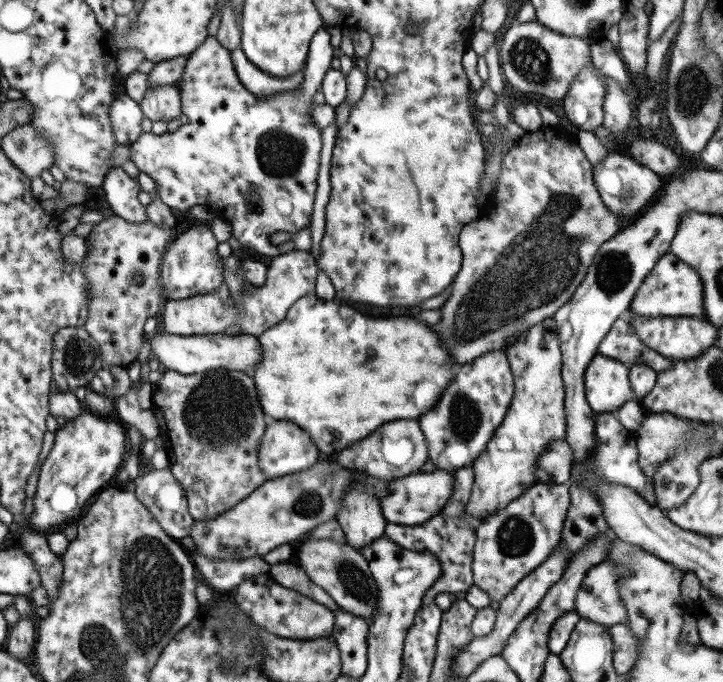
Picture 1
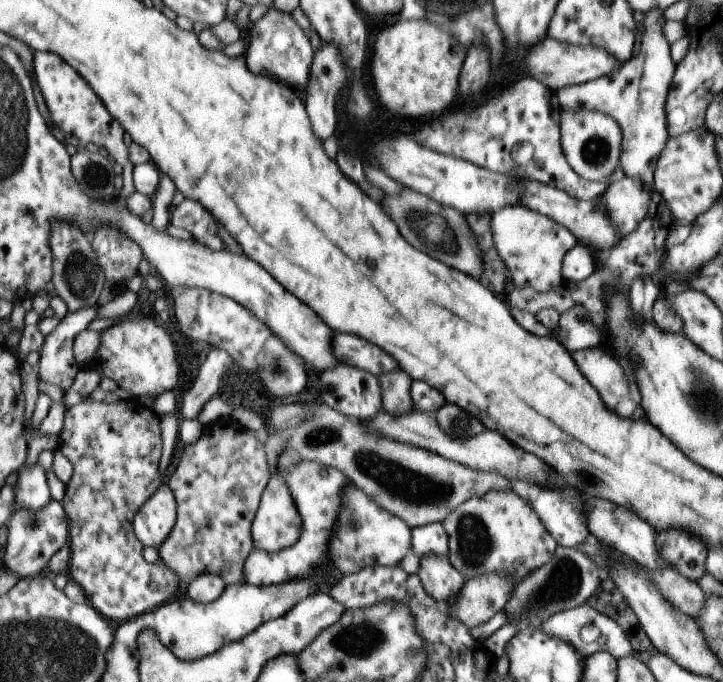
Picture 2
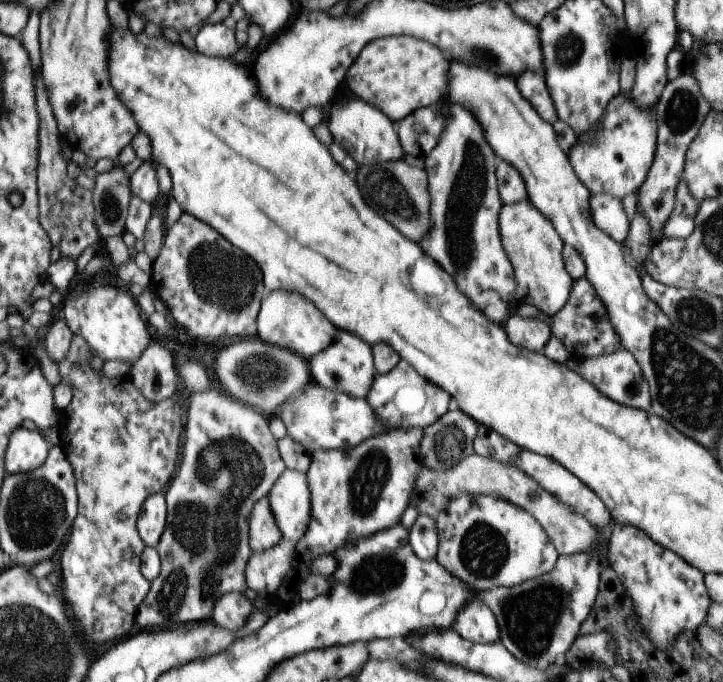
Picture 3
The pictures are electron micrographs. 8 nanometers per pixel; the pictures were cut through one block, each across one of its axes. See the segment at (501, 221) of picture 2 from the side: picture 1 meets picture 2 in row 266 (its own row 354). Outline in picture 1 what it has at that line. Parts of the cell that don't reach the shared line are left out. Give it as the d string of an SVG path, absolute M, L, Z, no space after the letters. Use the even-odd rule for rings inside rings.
M549 317L530 326L521 334L516 335L516 340L511 345L504 345L502 349L512 374L514 391L501 424L493 431L485 448L470 465L474 472L474 479L469 500L463 509L462 518L473 525L482 520L486 514L503 508L517 499L528 487L534 484L534 472L538 456L546 450L550 442L562 440L566 431L564 388L560 375L562 365L554 320Z

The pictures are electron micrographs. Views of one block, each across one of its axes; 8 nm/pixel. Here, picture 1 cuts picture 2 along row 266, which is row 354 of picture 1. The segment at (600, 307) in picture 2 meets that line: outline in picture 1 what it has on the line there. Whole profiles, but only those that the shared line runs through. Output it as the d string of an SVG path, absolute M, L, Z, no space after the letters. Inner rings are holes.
M619 317L612 322L611 330L597 345L597 354L621 362L627 365L627 368L645 364L656 373L669 370L672 361L638 340L625 317Z

